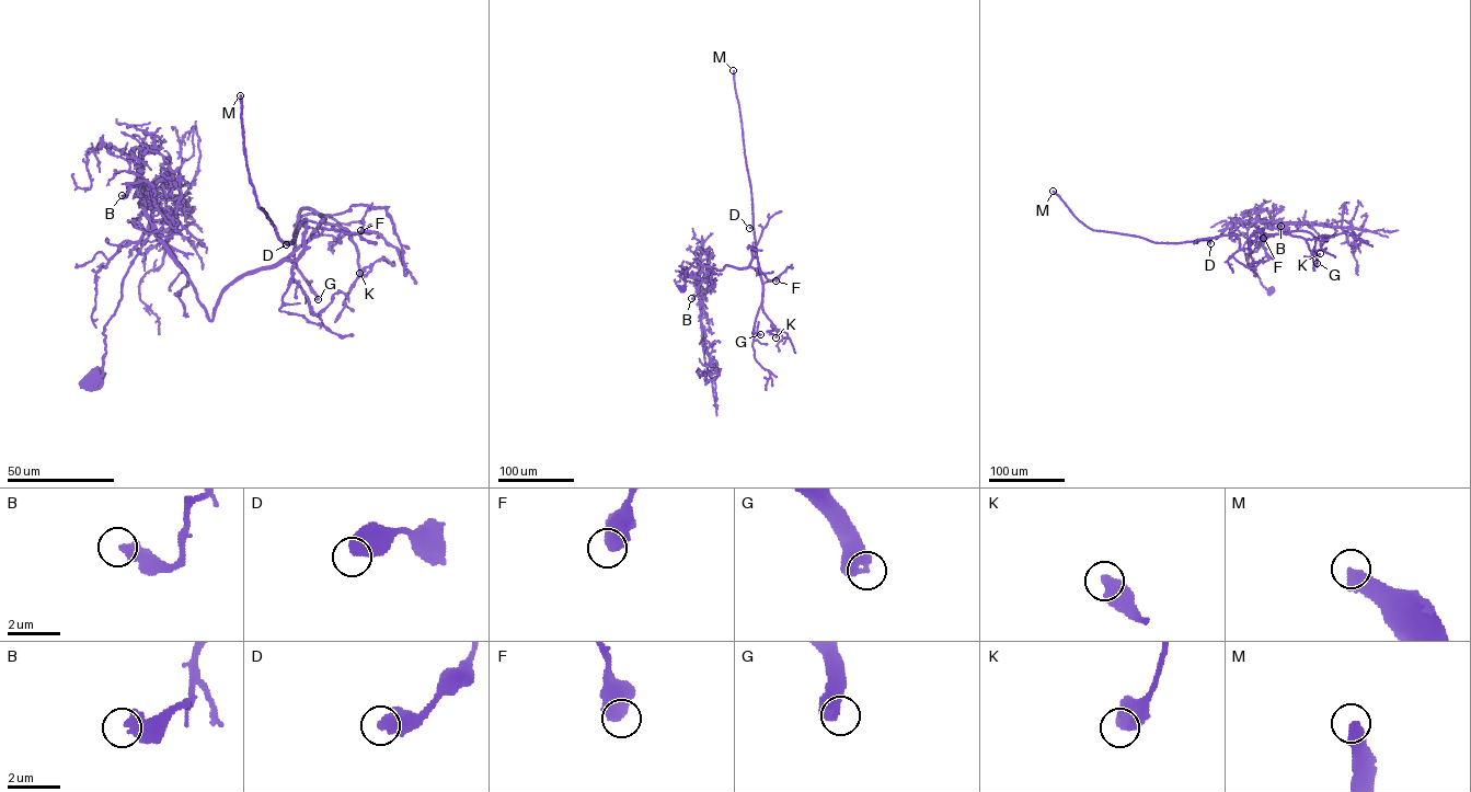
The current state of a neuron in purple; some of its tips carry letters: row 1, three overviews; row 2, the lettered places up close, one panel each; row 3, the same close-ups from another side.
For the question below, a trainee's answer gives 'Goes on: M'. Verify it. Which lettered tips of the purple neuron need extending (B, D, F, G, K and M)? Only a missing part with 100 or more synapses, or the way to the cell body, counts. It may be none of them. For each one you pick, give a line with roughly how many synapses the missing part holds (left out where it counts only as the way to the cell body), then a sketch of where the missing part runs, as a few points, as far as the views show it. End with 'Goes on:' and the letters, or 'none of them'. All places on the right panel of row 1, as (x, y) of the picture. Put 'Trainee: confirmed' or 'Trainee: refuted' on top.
Trainee: refuted
G: 190 syn | (1317, 263), (1325, 272), (1355, 270)
M: 350 syn
Goes on: G, M

